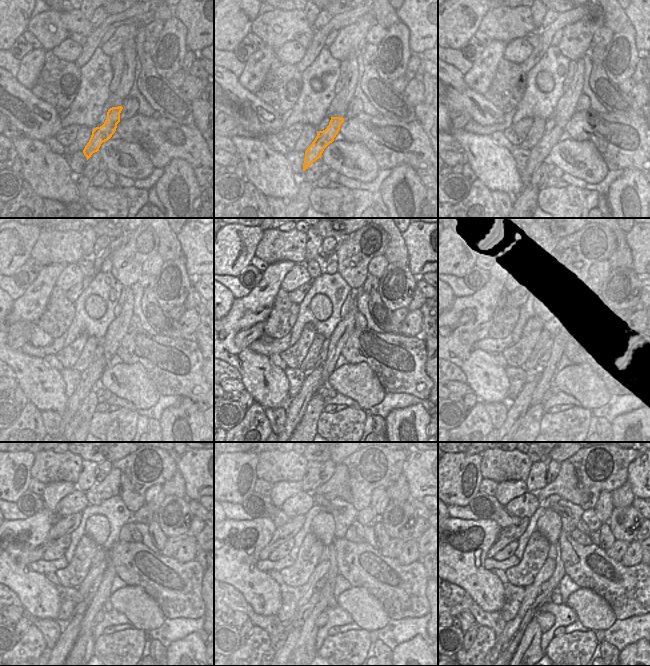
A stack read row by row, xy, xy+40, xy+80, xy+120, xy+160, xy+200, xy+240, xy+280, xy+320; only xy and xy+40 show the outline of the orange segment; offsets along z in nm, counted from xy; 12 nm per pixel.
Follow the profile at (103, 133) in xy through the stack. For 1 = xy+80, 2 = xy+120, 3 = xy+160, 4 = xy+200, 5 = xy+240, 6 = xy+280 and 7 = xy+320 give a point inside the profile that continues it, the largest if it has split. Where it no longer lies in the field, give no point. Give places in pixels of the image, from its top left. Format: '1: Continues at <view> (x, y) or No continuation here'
1: Continues at xy+80 (537, 155)
2: Continues at xy+120 (90, 377)
3: Continues at xy+160 (295, 409)
4: Continues at xy+200 (517, 409)
5: Continues at xy+240 (71, 630)
6: Continues at xy+280 (294, 632)
7: Continues at xy+320 (516, 639).

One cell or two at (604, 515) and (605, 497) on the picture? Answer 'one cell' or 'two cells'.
one cell

